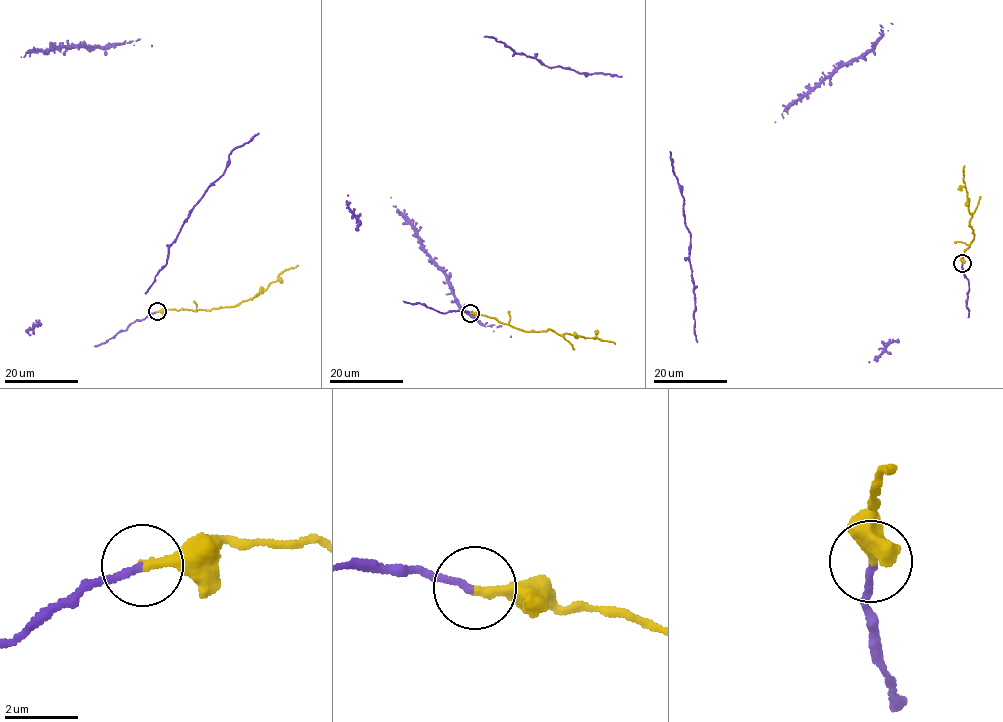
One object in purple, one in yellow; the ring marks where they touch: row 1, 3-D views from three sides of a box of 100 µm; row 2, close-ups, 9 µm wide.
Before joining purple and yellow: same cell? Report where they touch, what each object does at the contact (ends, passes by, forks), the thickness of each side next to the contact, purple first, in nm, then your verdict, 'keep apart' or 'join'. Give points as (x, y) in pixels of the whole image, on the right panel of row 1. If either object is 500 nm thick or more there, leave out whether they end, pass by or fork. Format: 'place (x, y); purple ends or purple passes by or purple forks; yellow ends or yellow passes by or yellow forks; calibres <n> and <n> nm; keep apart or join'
place (962, 263); purple ends; yellow ends; calibres 200 and 280 nm; keep apart

